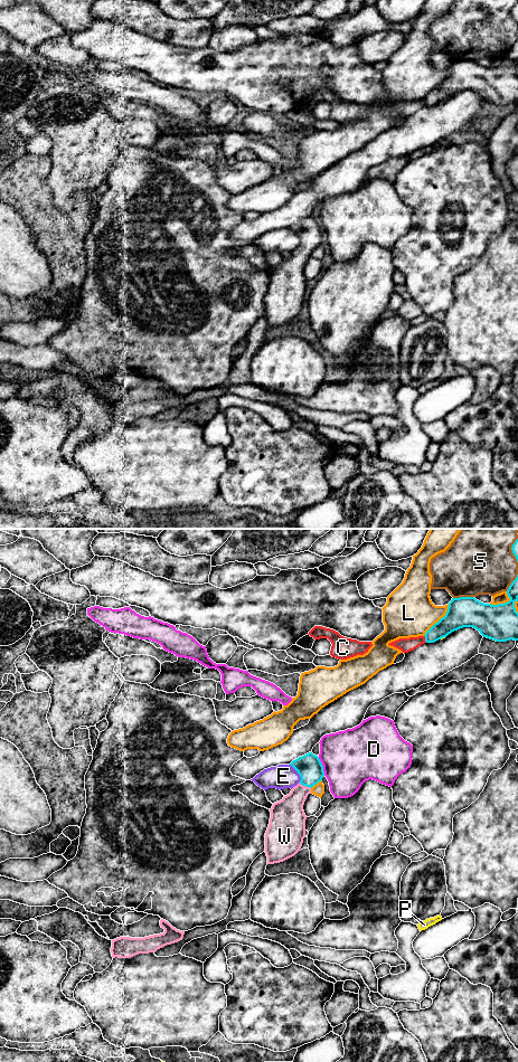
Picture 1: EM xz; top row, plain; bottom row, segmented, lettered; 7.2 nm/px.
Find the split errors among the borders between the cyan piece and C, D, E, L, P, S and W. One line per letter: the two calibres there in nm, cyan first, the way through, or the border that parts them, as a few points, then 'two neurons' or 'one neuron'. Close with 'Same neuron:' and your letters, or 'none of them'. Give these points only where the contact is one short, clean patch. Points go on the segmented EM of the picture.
C: calibres 150 and 100 nm; two neurons
D: calibres 180 and 400 nm; two neurons
E: calibres 180 and 180 nm; two neurons
L: calibres 220 and 360 nm; two neurons
P: calibres 220 and 20 nm; two neurons
S: calibres 220 and 440 nm; two neurons
W: calibres 180 and 240 nm; way xz (309, 767), (309, 779), (304, 785), (288, 815); one neuron
Same neuron: W

